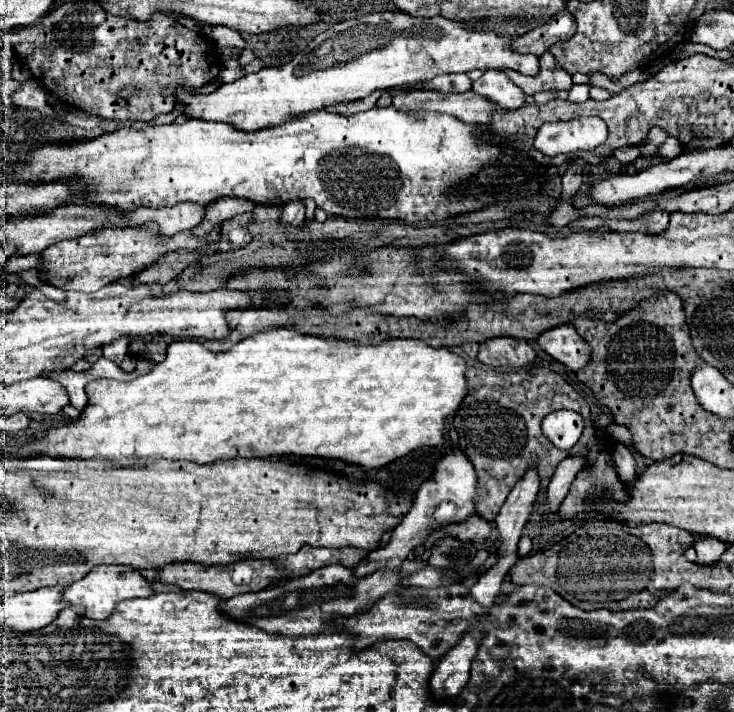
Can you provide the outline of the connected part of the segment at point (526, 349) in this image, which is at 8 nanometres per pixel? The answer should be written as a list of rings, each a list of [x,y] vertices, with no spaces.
[[[500,336],[500,338],[490,338],[484,344],[480,344],[478,350],[478,360],[490,366],[502,366],[502,368],[520,368],[530,364],[536,358],[532,346],[528,340],[520,338],[510,338],[510,336]]]

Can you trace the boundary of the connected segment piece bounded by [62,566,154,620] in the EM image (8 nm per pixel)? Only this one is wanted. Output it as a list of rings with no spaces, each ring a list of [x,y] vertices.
[[[96,566],[84,578],[66,586],[62,592],[62,598],[64,598],[64,602],[68,602],[72,606],[82,606],[84,616],[94,618],[94,620],[106,620],[114,612],[114,606],[118,602],[128,600],[128,598],[148,598],[152,594],[154,594],[152,588],[140,576],[138,570],[128,568],[128,566],[126,568],[124,566]]]

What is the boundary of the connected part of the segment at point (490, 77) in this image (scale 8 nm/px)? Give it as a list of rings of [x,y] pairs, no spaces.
[[[486,70],[478,80],[472,82],[472,92],[508,110],[522,106],[526,100],[526,94],[500,70]]]

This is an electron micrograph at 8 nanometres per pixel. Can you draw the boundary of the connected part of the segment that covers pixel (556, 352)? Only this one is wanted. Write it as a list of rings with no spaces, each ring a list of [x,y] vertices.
[[[560,324],[542,332],[538,336],[538,346],[574,372],[588,362],[588,346],[584,346],[584,340],[576,334],[572,324]]]

